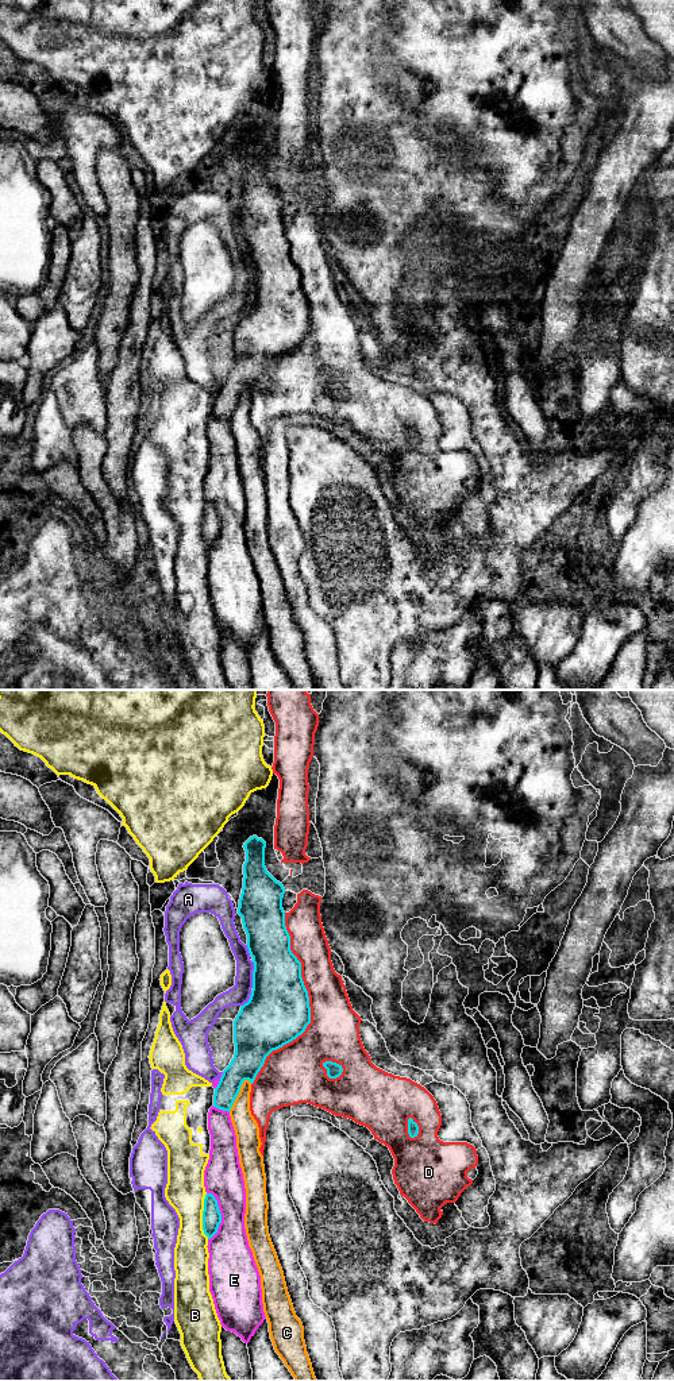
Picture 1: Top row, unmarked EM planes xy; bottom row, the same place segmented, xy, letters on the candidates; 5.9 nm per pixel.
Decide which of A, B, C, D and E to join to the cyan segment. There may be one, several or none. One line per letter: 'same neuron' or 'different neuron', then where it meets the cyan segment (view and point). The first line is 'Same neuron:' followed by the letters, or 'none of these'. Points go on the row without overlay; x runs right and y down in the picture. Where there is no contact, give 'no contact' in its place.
Same neuron: none of these
A: different neuron | xy (253, 284)
B: different neuron | xy (203, 525)
C: different neuron | xy (238, 402)
D: different neuron | xy (308, 313)
E: different neuron | xy (220, 525)

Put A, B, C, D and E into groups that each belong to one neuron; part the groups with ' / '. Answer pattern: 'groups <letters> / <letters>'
groups A / B / C / D / E

